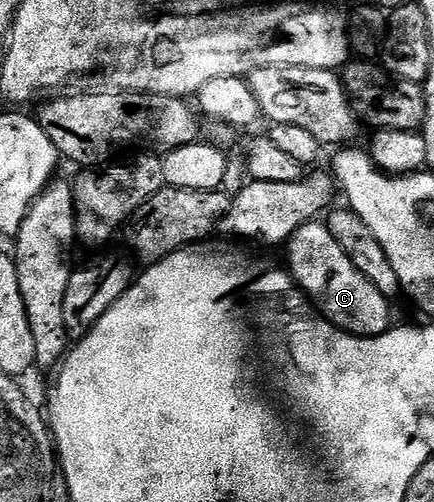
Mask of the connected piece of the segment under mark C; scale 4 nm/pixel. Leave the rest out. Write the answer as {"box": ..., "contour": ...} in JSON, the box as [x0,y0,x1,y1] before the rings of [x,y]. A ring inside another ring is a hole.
{"box":[285,221,391,338],"contour":[[[325,221],[305,222],[298,231],[285,243],[285,265],[290,271],[299,290],[310,299],[315,310],[333,326],[355,334],[358,338],[375,338],[391,329],[391,303],[378,291],[378,286],[348,260],[344,248],[332,240],[332,232],[328,232]]]}

